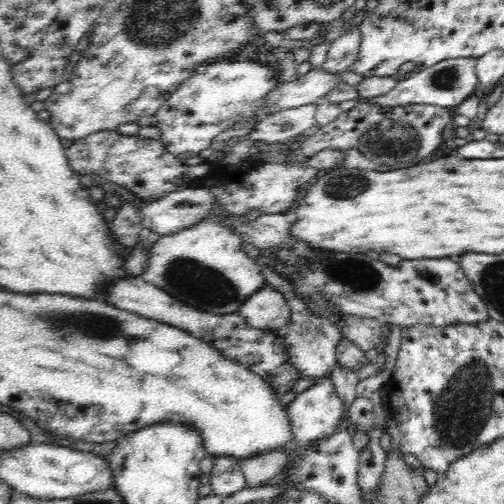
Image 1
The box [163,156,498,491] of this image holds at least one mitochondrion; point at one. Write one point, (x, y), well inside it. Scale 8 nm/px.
(461, 415)

